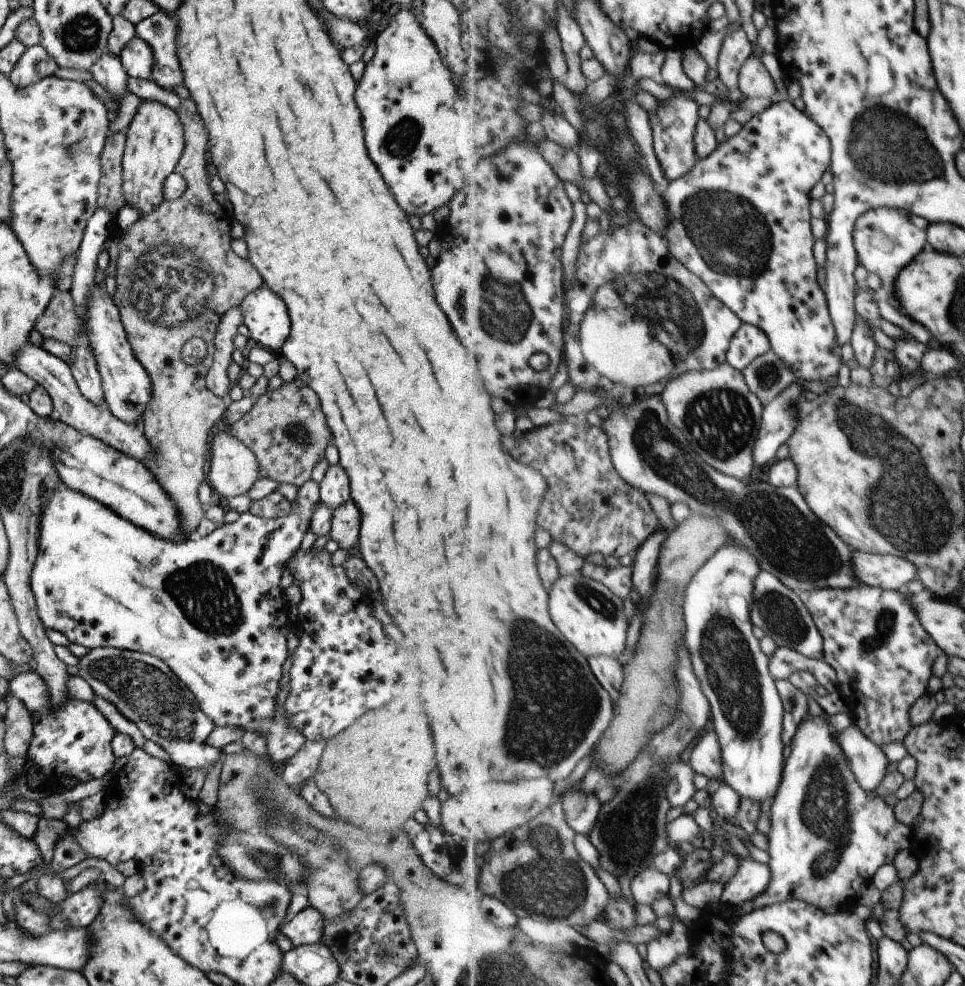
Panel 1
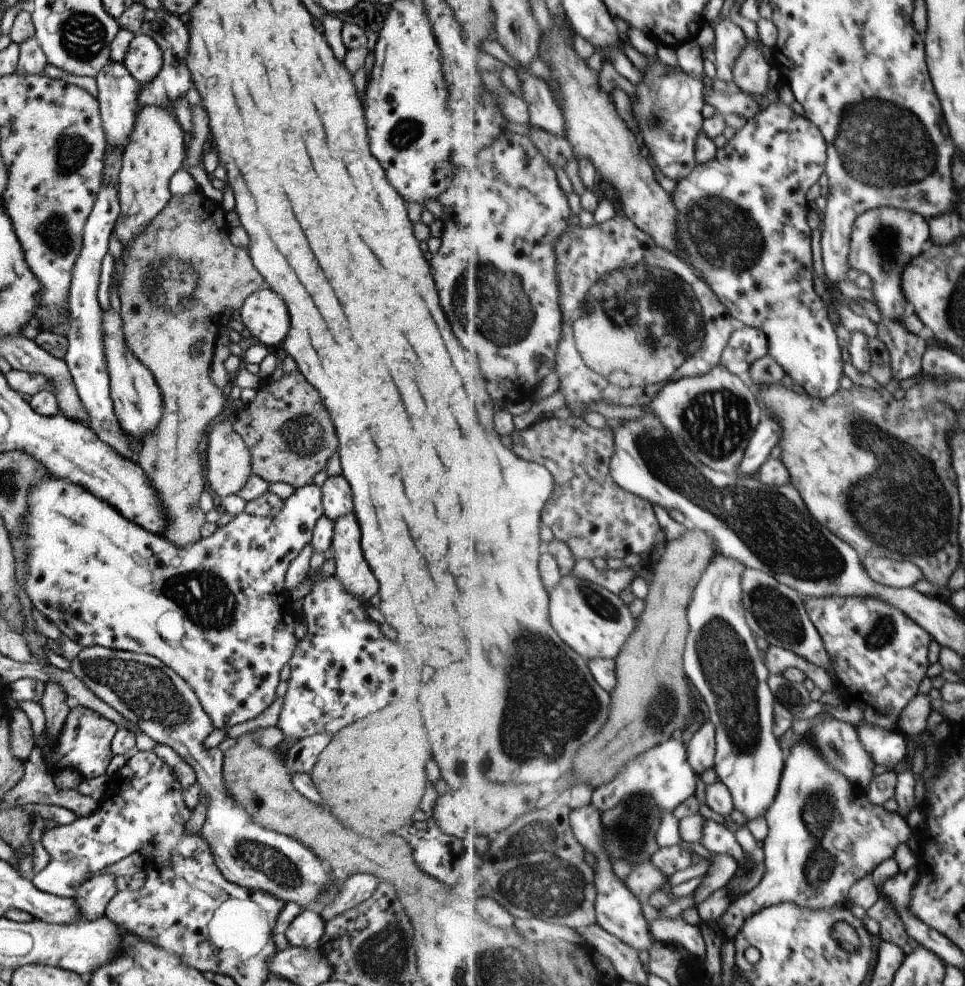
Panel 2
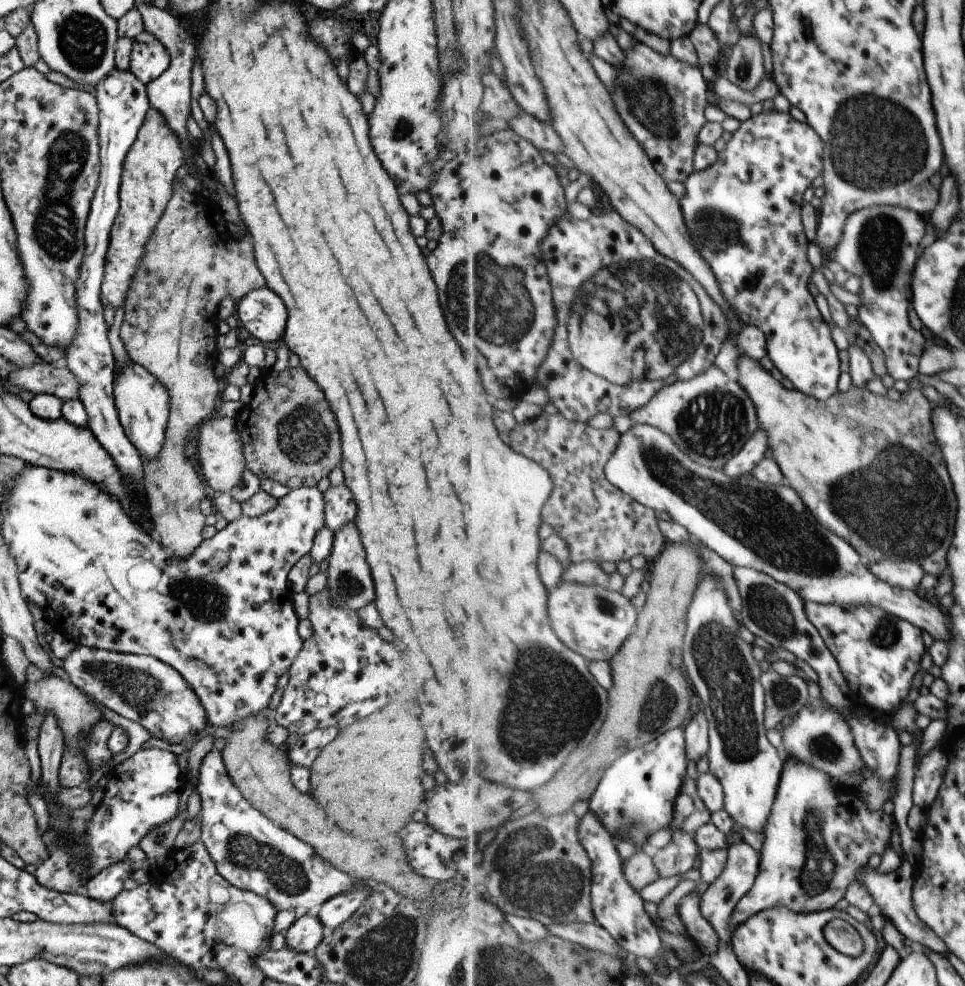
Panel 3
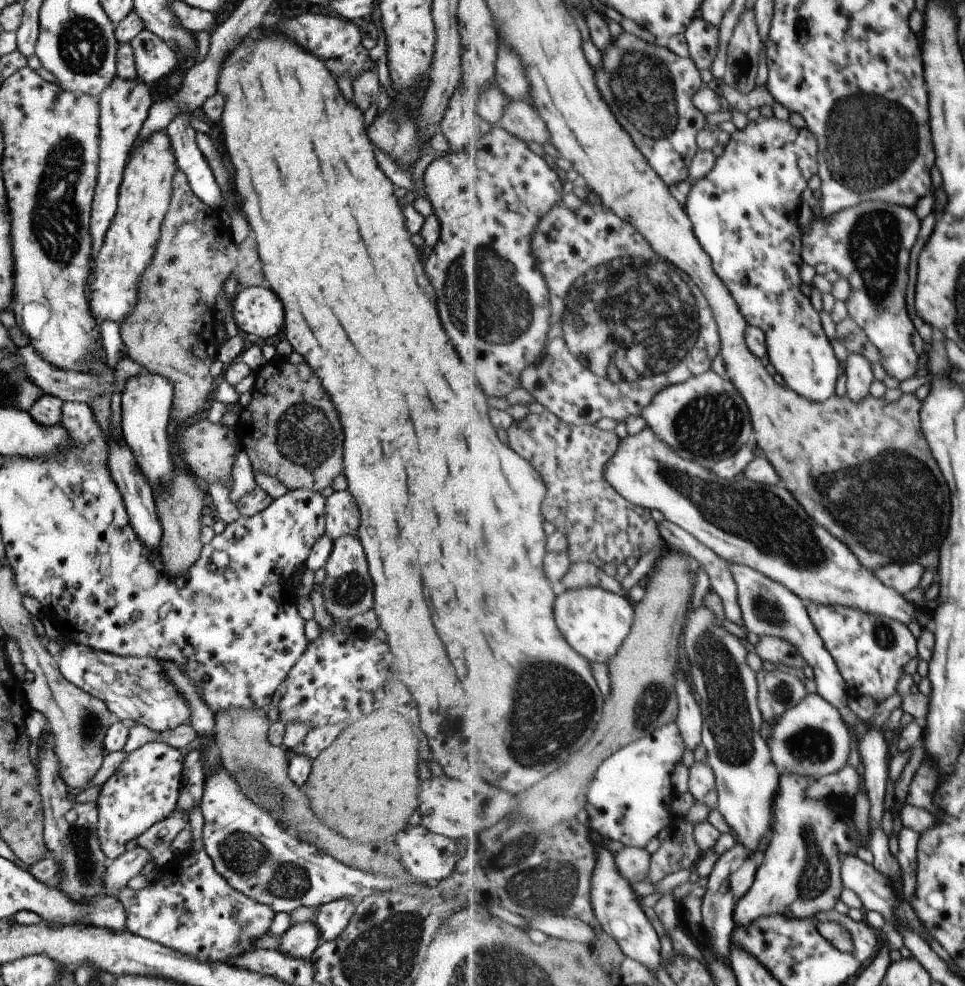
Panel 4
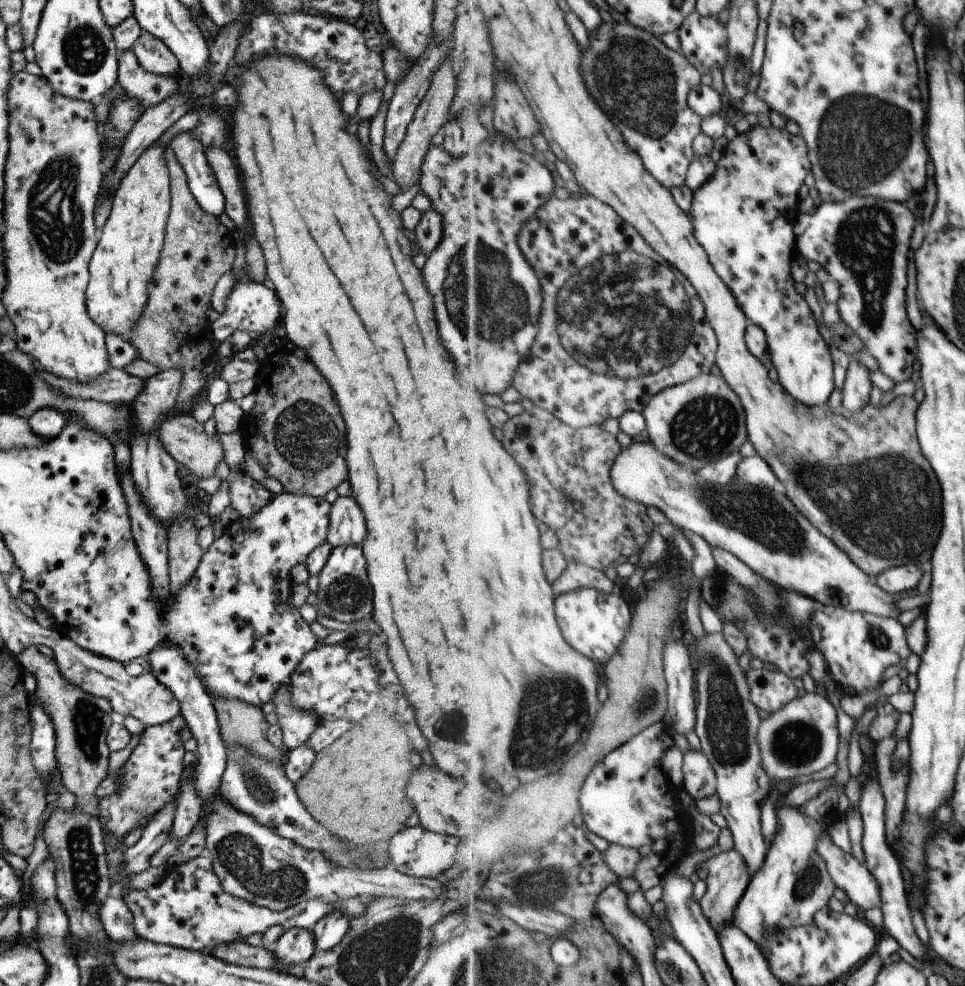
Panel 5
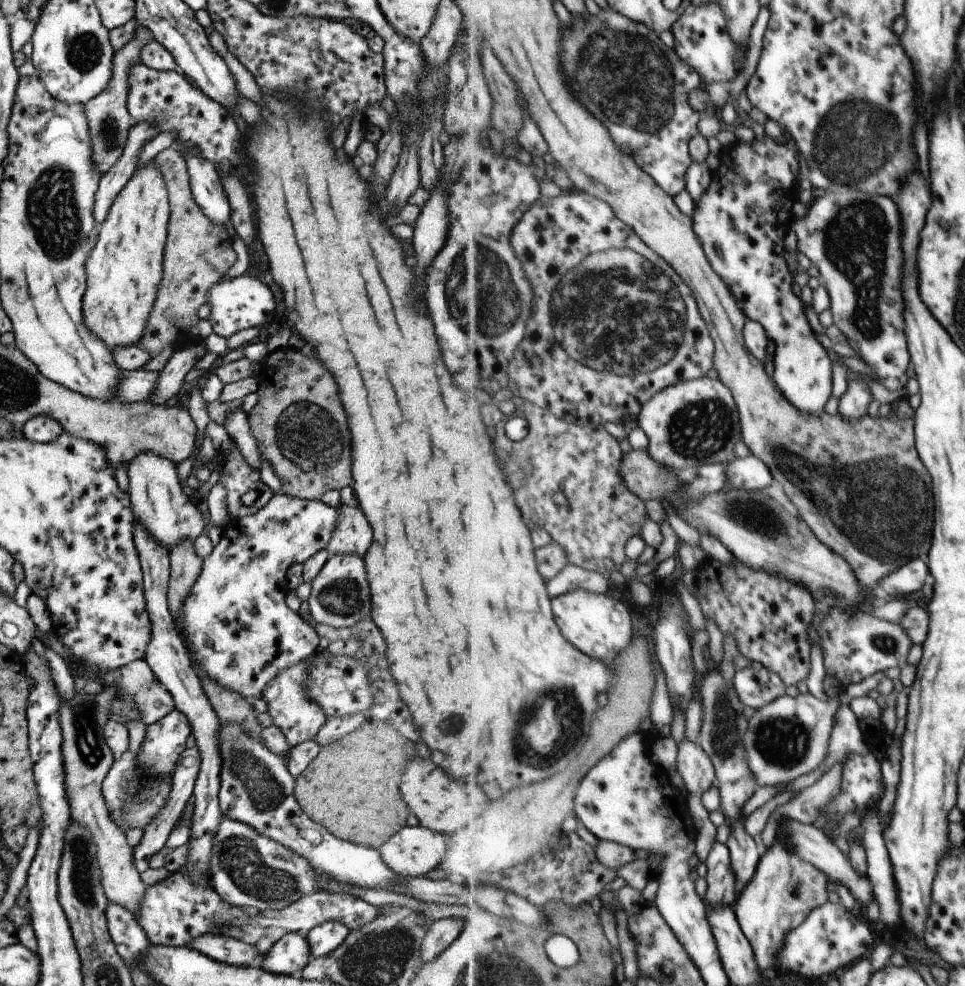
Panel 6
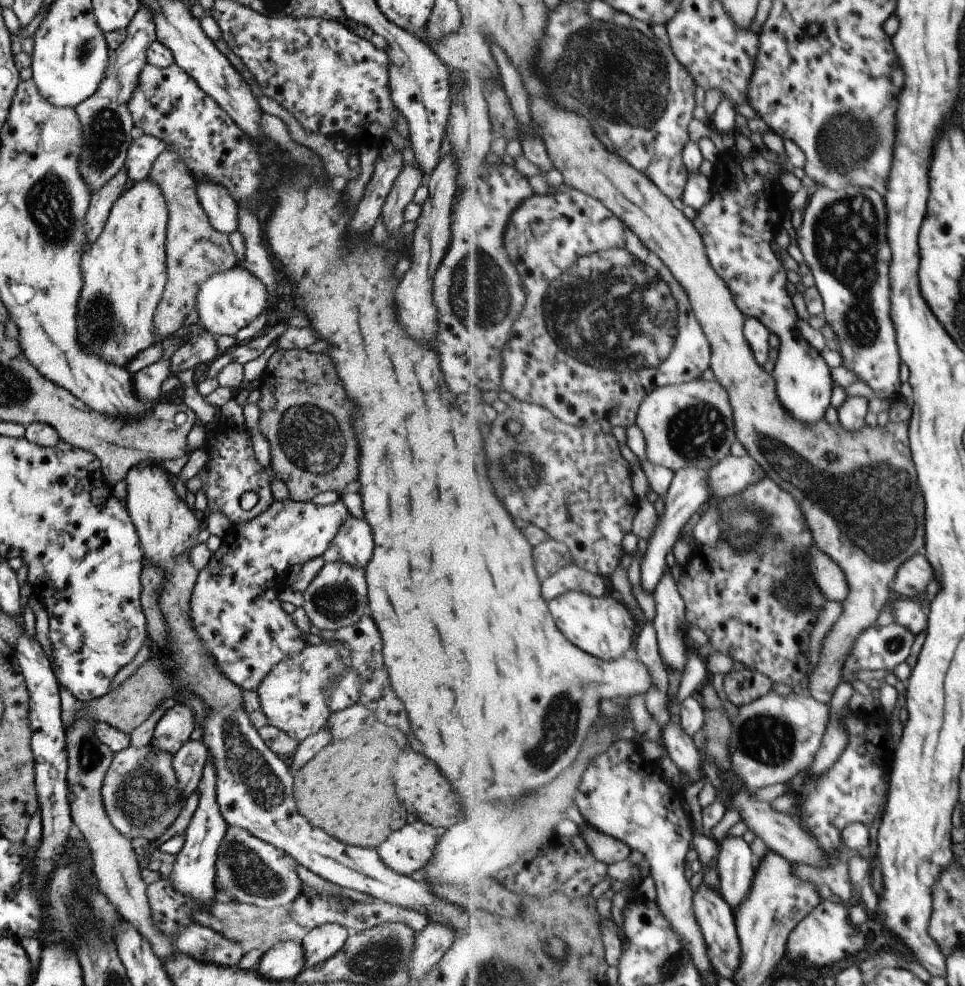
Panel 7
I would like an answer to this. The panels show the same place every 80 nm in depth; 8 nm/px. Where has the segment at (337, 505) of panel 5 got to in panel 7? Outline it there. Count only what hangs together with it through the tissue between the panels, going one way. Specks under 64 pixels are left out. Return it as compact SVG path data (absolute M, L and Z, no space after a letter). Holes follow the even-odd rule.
M349 515L335 534L321 558L324 563L345 562L353 568L364 569L372 556L373 540L369 526L363 519Z

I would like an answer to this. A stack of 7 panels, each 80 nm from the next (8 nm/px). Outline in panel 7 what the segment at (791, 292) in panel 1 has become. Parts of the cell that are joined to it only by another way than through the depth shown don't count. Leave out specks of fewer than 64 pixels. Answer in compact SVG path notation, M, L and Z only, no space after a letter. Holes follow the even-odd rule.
M766 147L755 149L749 156L739 156L735 149L719 154L714 162L714 172L710 177L711 182L711 201L705 204L703 210L699 211L694 218L694 226L702 234L706 252L710 258L713 269L726 281L734 299L737 301L739 309L746 317L757 318L767 326L770 332L776 335L780 342L780 348L774 356L774 371L772 376L775 378L777 386L777 396L779 402L787 408L787 412L805 424L817 424L823 420L827 414L827 408L831 406L831 394L836 383L831 378L831 368L825 362L825 358L805 340L805 336L799 330L799 316L793 304L791 294L787 292L787 268L775 254L771 240L775 238L777 224L783 224L784 211L788 209L787 201L790 196L781 188L781 174L787 171L788 159L771 152Z

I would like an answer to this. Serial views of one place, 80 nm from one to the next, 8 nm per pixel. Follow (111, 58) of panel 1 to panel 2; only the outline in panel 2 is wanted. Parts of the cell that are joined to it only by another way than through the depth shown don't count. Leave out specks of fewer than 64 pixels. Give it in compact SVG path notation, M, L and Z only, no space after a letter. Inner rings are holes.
M111 60L107 62L107 66L101 72L97 72L94 79L97 88L97 108L103 138L105 138L106 148L104 150L111 150L111 146L115 146L117 150L123 150L131 136L131 130L135 126L135 116L141 110L141 104L137 104L137 94L142 90L142 86L127 72L121 62Z

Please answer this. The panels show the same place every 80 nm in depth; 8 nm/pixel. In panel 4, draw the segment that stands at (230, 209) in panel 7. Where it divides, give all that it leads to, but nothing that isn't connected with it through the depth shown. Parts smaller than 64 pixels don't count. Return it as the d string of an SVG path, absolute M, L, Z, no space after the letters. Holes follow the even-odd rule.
M177 114L175 120L164 129L171 142L176 169L181 170L189 189L205 206L214 211L221 210L221 192L215 183L203 154L195 143L195 132L189 126L190 114Z

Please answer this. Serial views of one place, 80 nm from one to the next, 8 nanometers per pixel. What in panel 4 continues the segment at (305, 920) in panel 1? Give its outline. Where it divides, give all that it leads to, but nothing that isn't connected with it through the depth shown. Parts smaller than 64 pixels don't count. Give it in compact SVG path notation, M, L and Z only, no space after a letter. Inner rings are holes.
M301 922L289 926L281 936L277 950L291 958L308 961L319 945L317 928L313 922Z

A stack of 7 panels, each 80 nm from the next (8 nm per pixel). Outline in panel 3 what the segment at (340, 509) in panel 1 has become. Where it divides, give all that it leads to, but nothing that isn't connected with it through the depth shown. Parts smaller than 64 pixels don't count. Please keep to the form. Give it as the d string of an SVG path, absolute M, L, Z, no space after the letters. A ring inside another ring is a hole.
M349 522L341 526L337 532L333 533L331 553L327 560L326 588L324 589L329 596L329 600L337 608L345 610L355 610L365 607L374 600L373 580L369 574L369 566L365 561L365 552L361 548L359 534L355 530L354 522Z

